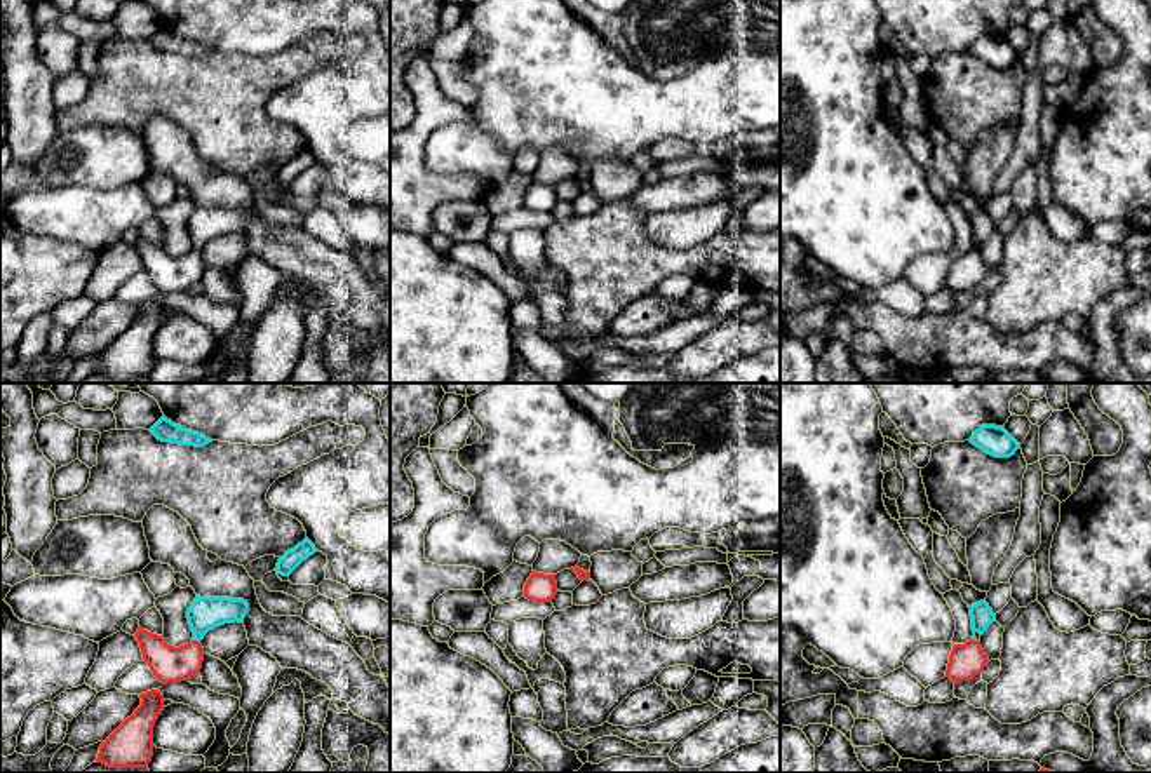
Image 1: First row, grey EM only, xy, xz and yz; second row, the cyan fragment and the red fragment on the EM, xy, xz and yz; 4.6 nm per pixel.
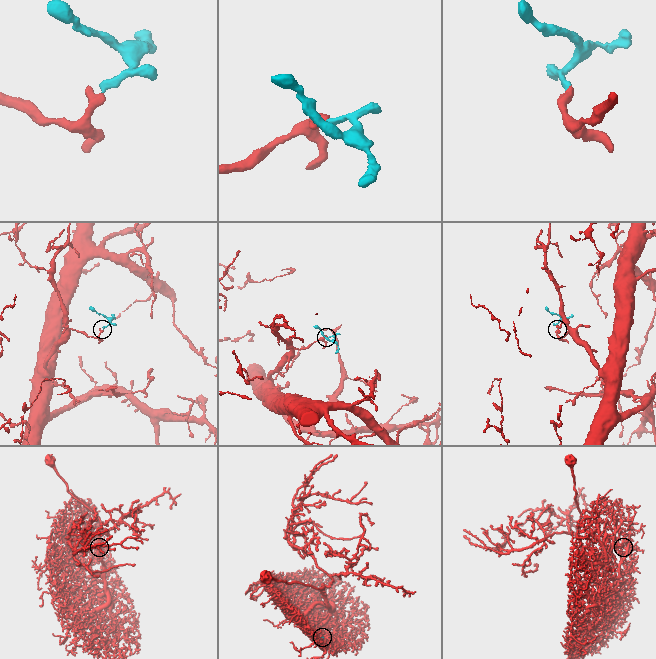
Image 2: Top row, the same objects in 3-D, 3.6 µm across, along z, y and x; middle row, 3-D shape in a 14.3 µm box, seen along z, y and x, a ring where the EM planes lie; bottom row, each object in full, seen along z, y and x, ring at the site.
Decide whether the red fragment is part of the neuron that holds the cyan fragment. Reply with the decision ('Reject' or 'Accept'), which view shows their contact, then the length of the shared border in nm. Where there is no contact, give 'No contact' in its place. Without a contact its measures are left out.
Accept. Touches cyan in xy. Shared border 40 nm

